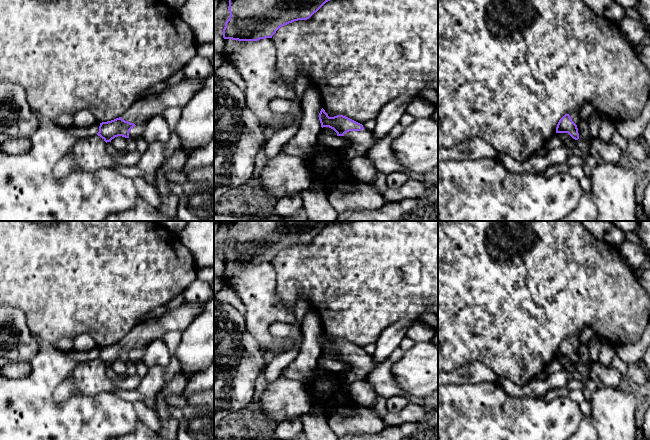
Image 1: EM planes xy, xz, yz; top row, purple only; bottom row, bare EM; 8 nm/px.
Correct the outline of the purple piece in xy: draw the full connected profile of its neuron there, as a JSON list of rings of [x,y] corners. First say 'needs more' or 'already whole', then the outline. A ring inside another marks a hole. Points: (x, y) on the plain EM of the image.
needs more; [[[184,301],[175,309],[156,313],[134,327],[121,341],[100,347],[97,359],[106,367],[118,360],[129,362],[129,356],[134,350],[148,346],[168,332],[185,331],[201,314],[204,304]]]

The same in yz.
needs more; [[[572,335],[565,338],[558,346],[556,357],[568,357],[573,363],[579,363],[577,349],[581,346],[579,336]]]

